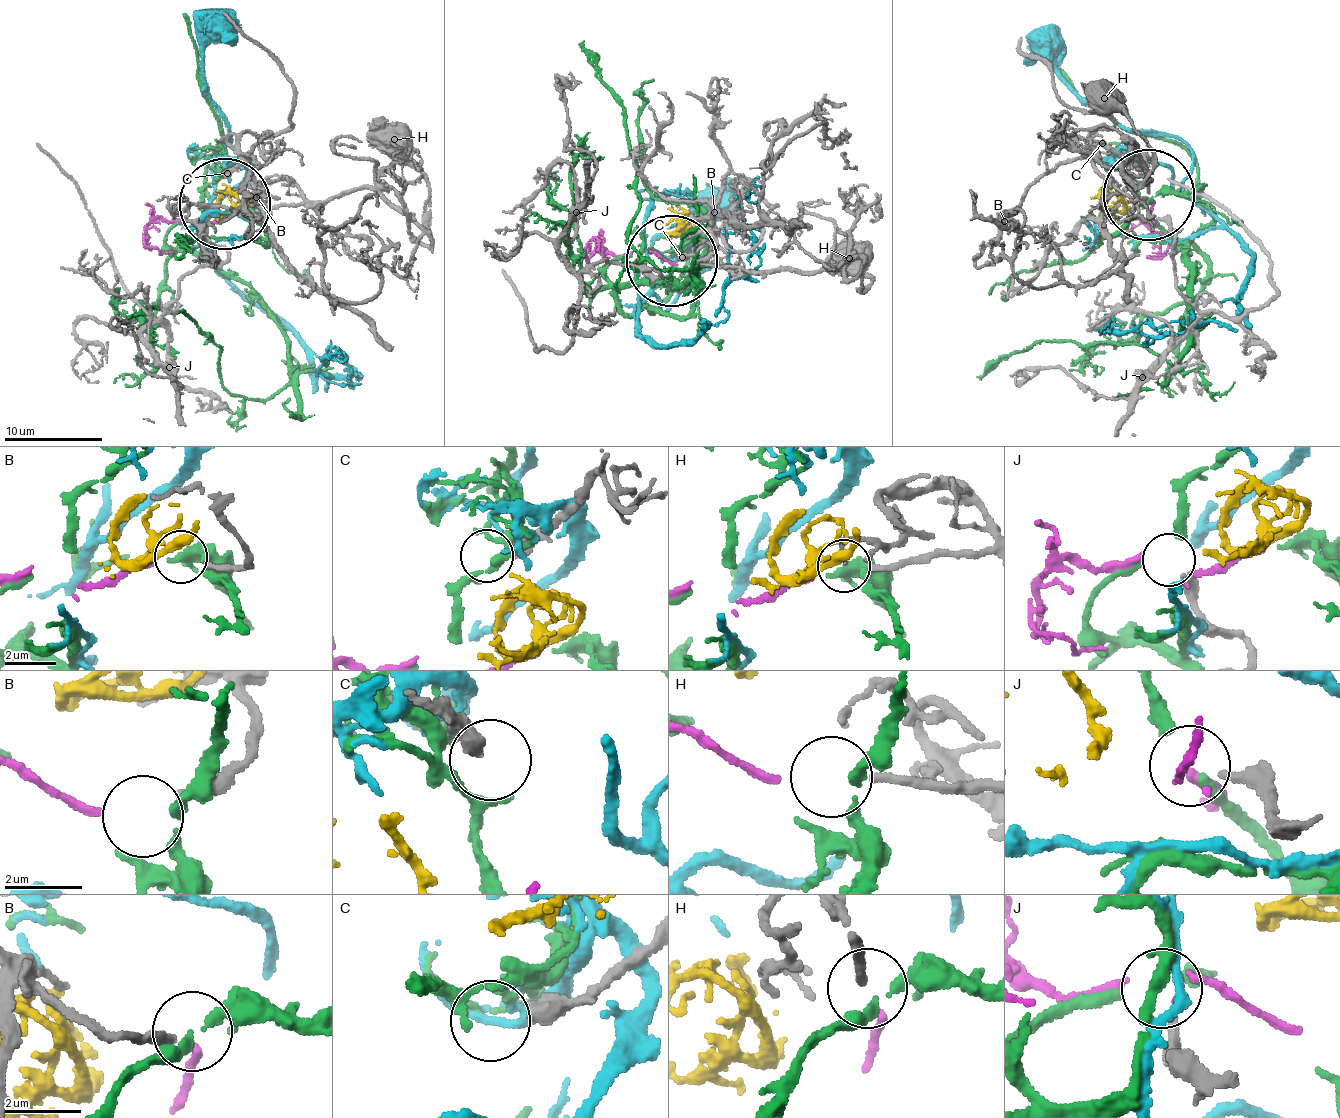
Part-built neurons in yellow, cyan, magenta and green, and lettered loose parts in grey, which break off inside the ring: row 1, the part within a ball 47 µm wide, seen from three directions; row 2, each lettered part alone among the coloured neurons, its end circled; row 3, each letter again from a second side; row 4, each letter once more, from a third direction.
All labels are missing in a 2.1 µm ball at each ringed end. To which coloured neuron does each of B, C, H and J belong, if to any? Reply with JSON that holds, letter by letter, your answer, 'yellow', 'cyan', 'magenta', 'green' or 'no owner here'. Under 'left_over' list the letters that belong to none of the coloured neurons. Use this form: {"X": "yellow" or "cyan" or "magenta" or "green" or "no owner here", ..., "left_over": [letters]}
{"B": "magenta", "C": "no owner here", "H": "no owner here", "J": "no owner here", "left_over": ["C", "H", "J"]}

